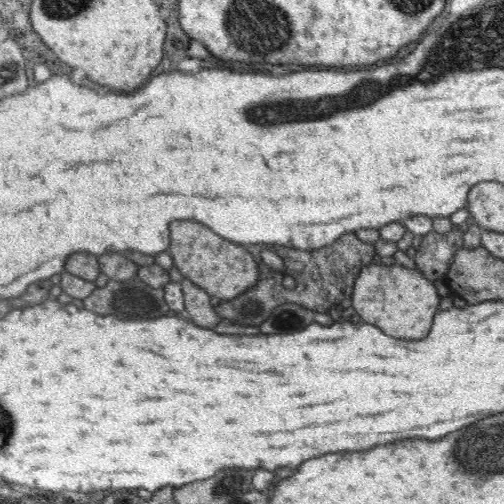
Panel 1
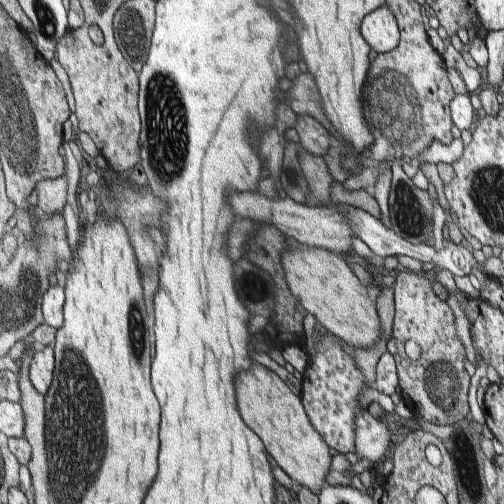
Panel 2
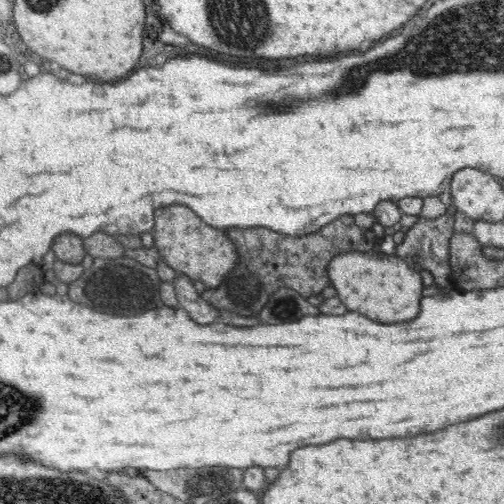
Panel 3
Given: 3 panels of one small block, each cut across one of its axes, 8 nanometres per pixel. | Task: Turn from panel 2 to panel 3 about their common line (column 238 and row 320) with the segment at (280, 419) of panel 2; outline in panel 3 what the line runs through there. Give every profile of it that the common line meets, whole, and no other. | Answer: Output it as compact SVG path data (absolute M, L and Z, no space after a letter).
M390 248L380 254L370 250L346 250L328 260L328 278L338 292L338 298L350 312L360 312L374 322L408 322L420 314L422 278L414 272L406 260L396 256Z

